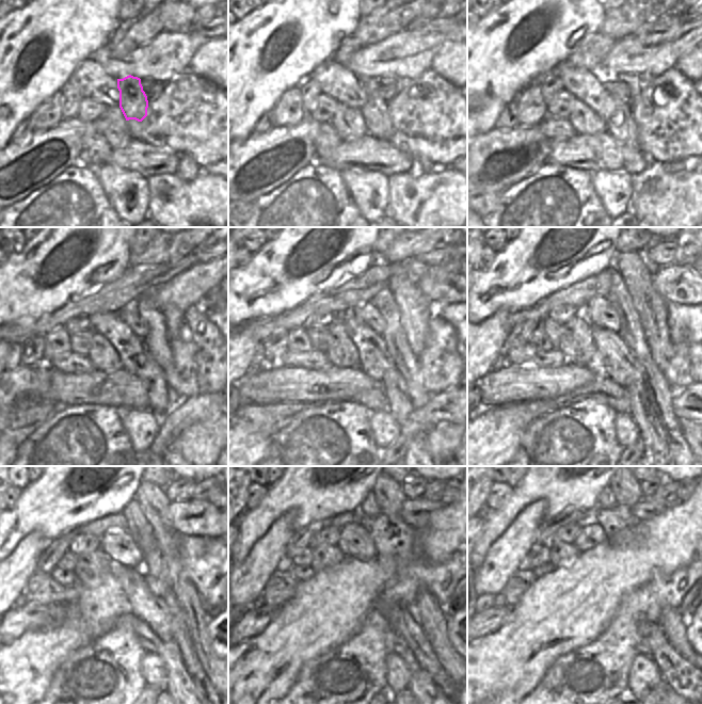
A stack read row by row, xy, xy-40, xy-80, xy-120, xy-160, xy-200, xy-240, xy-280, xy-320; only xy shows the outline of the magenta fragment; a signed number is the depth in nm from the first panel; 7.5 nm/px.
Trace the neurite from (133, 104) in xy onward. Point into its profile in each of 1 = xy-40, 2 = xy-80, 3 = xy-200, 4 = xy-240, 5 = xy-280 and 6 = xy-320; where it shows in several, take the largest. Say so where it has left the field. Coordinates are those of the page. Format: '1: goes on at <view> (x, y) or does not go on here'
1: goes on at xy-40 (375, 109)
2: goes on at xy-80 (621, 127)
3: goes on at xy-200 (652, 429)
4: goes on at xy-240 (174, 666)
5: goes on at xy-280 (423, 682)
6: goes on at xy-320 (663, 683)

